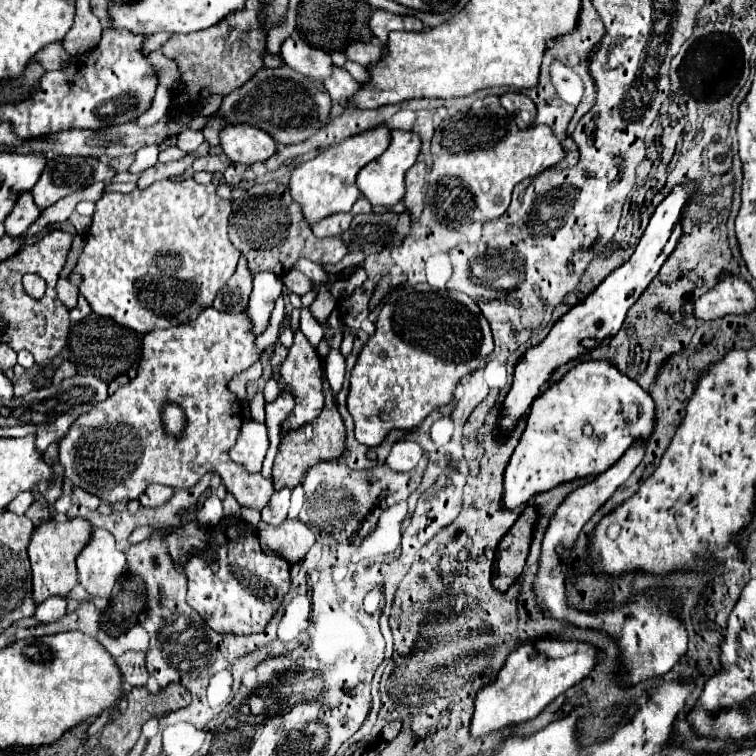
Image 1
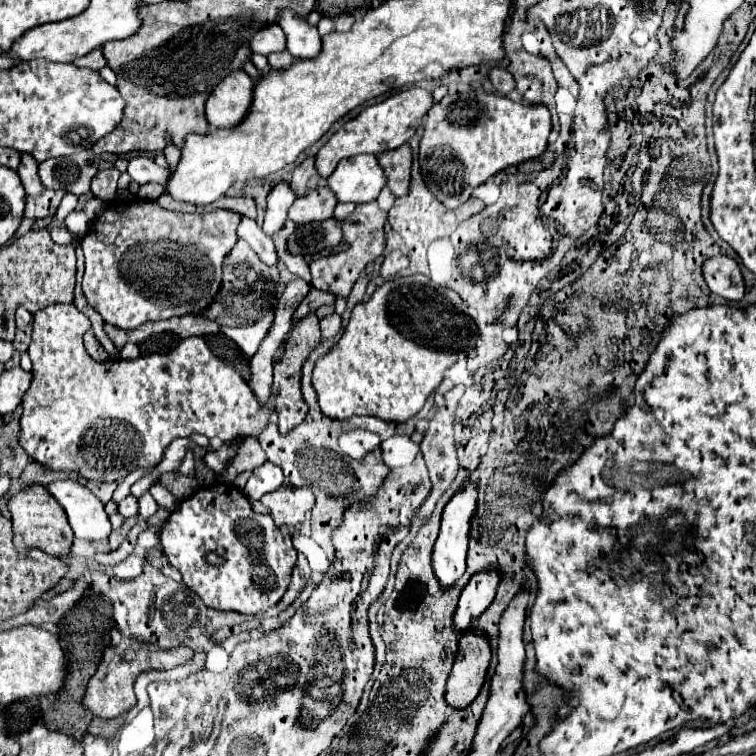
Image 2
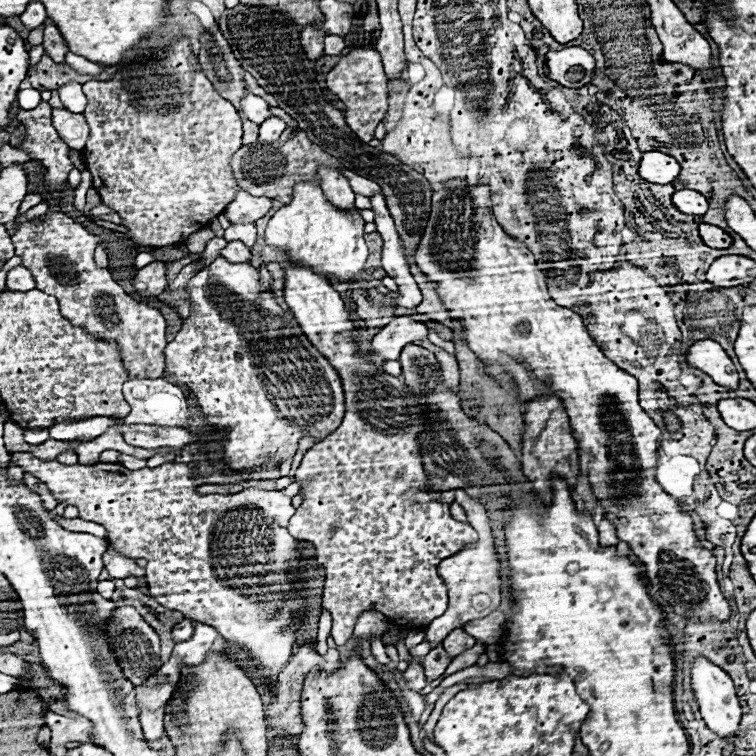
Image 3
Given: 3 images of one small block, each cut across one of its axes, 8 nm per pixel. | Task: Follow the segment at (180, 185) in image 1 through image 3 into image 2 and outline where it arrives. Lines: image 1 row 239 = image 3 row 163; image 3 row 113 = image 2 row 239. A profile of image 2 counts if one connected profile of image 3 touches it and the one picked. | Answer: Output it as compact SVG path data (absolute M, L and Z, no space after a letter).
M120 200L110 202L110 206L94 220L90 232L84 236L82 240L82 250L84 250L84 258L86 258L86 272L84 272L84 280L82 280L82 290L84 296L88 300L88 304L100 312L100 316L108 322L114 324L118 328L130 330L130 328L138 328L144 322L154 322L154 320L166 320L172 316L184 316L184 314L192 314L192 312L200 312L204 310L216 296L220 282L222 282L222 258L232 250L232 246L236 244L238 236L236 236L236 226L238 226L240 214L232 212L232 210L214 210L214 212L206 212L206 214L186 214L186 212L172 212L172 210L164 210L160 208L156 202L146 202L146 200L134 200L134 204L124 204Z

